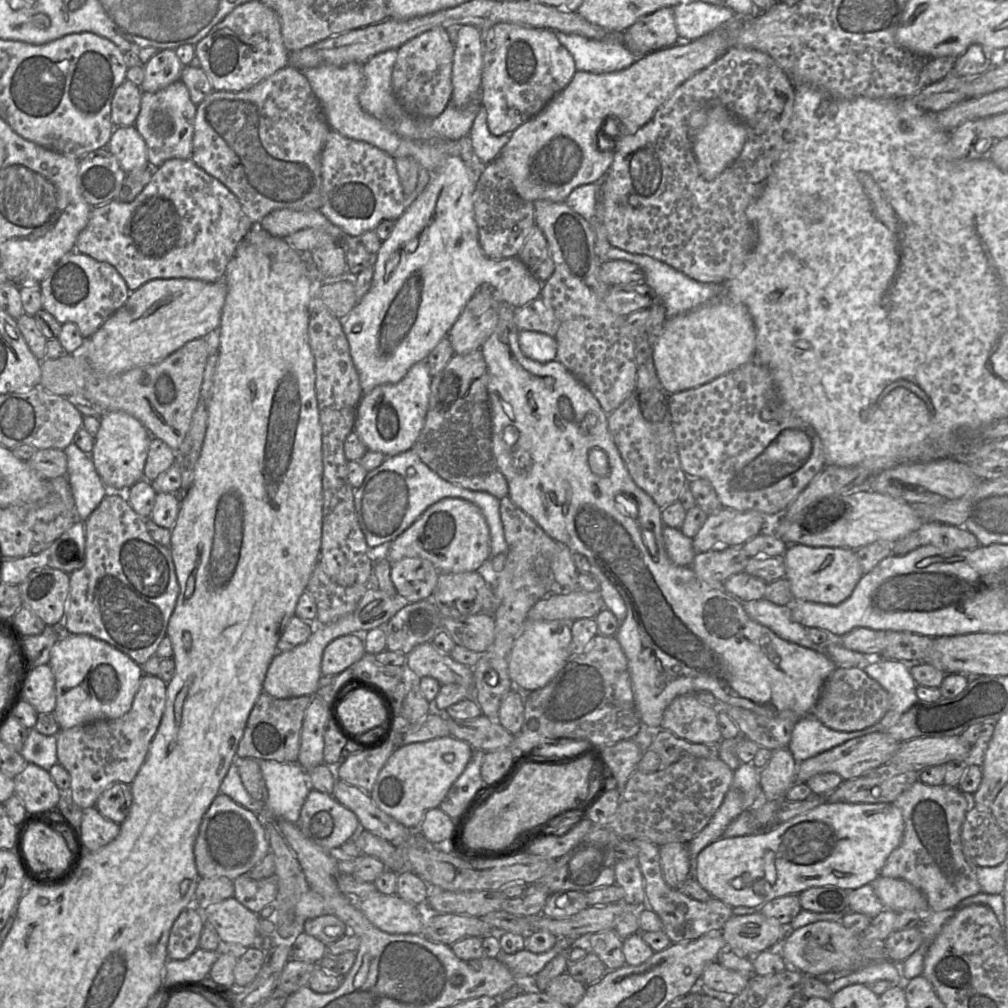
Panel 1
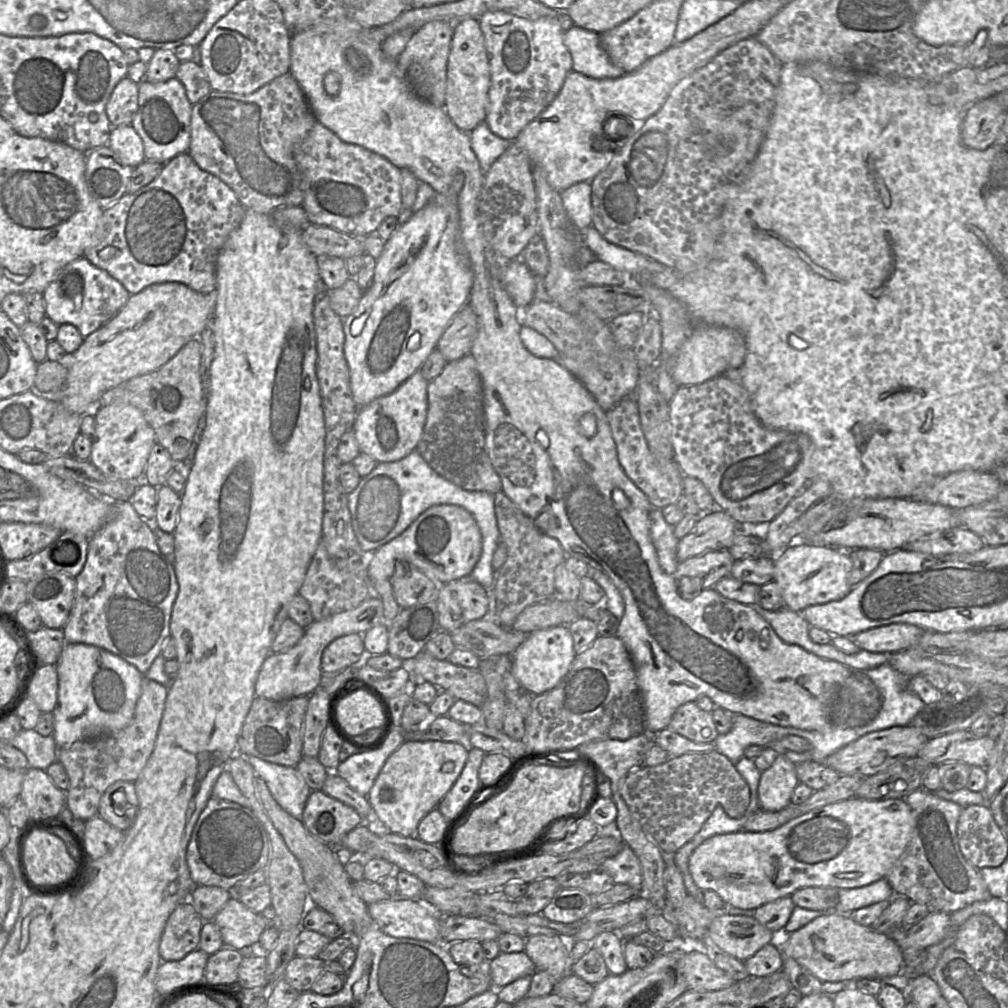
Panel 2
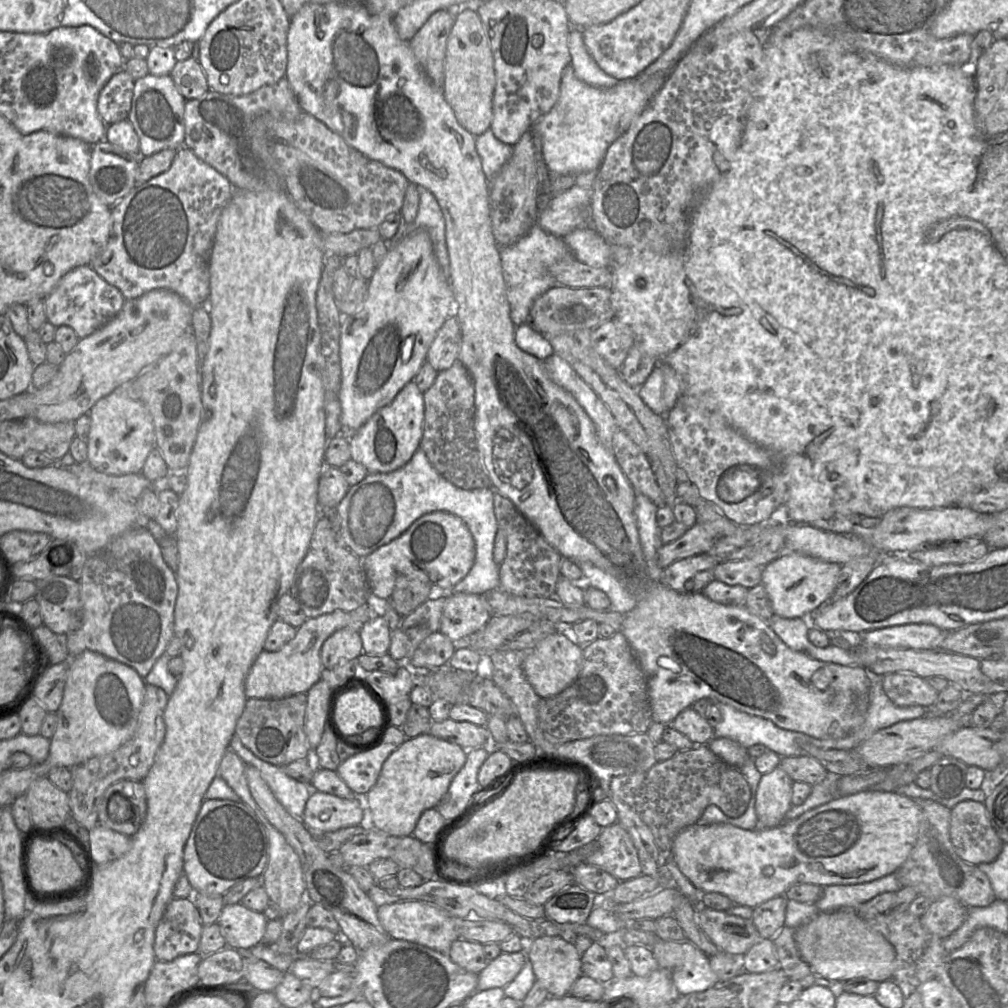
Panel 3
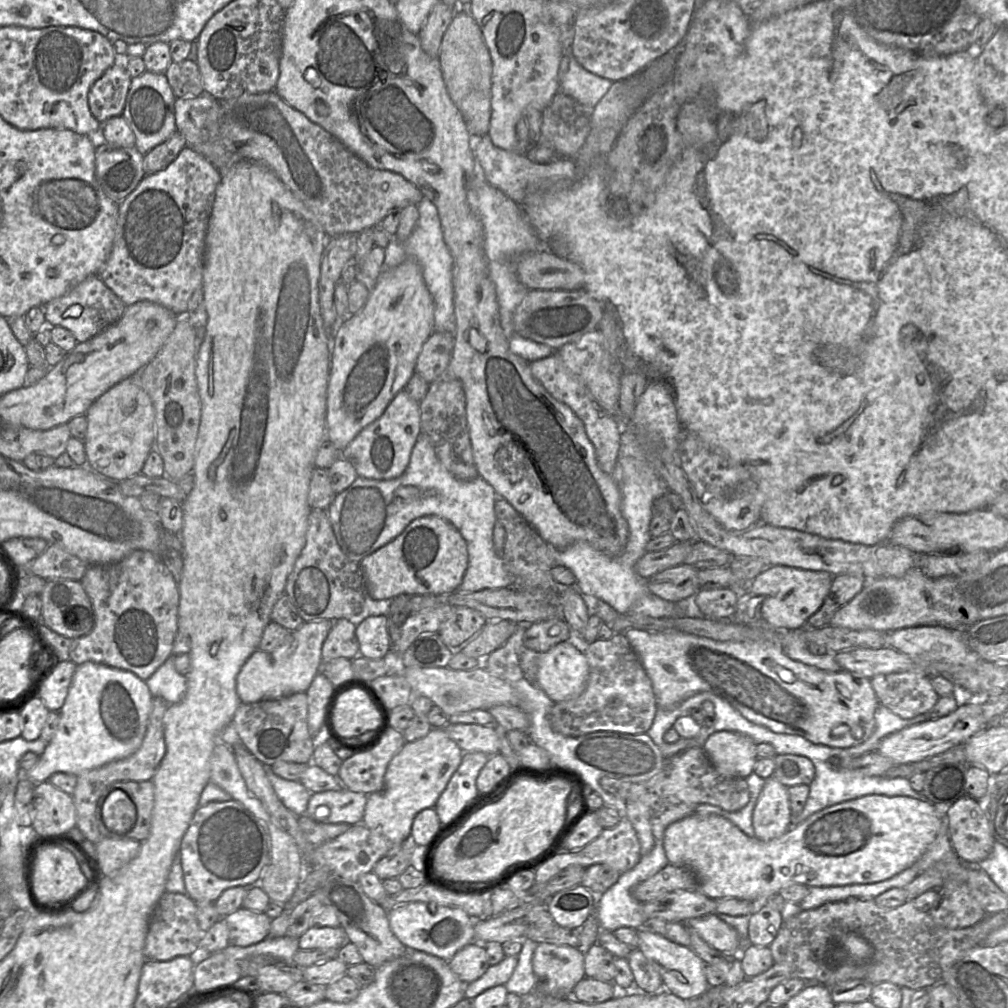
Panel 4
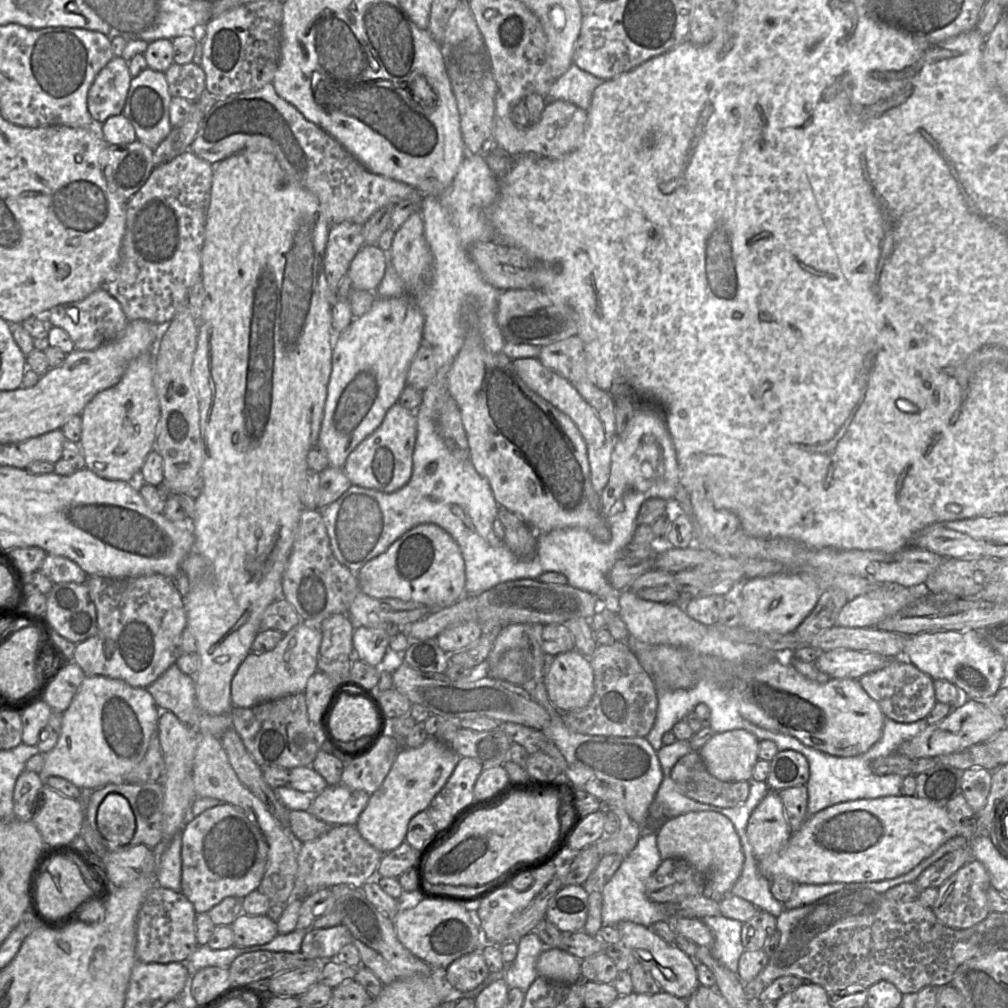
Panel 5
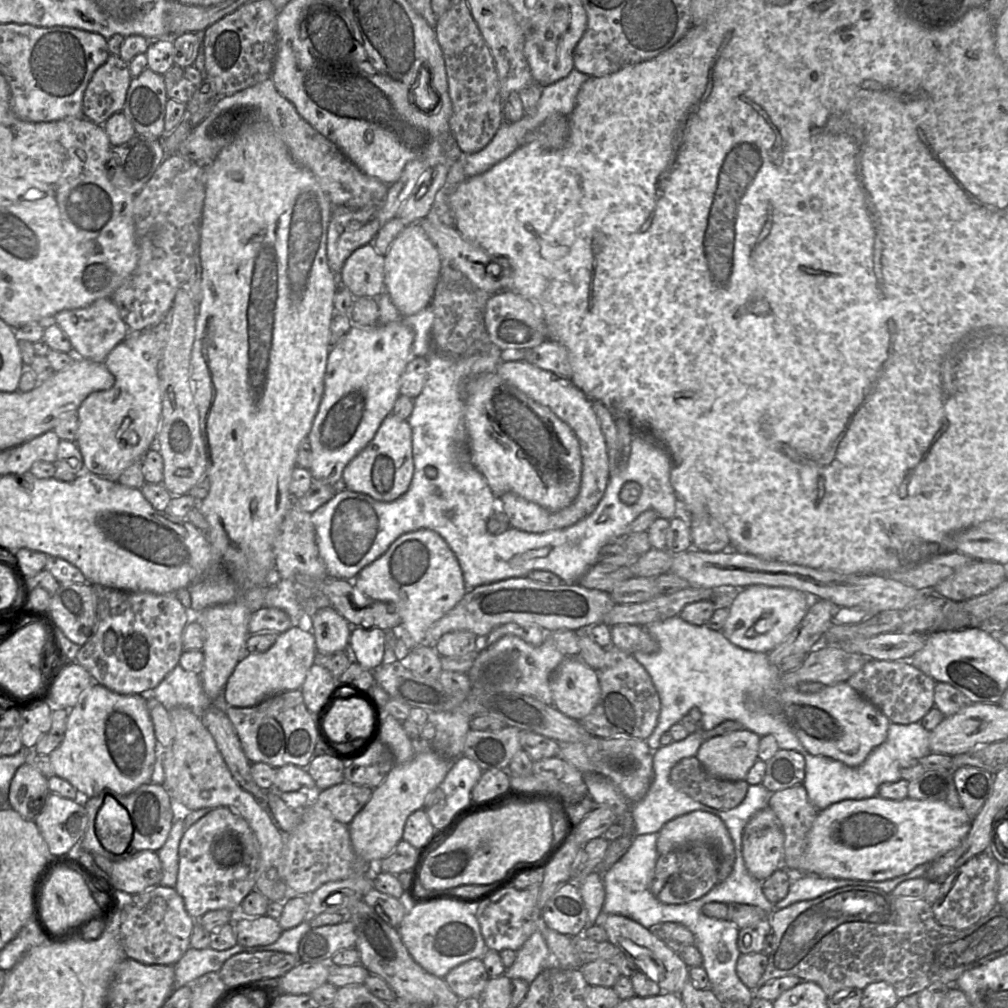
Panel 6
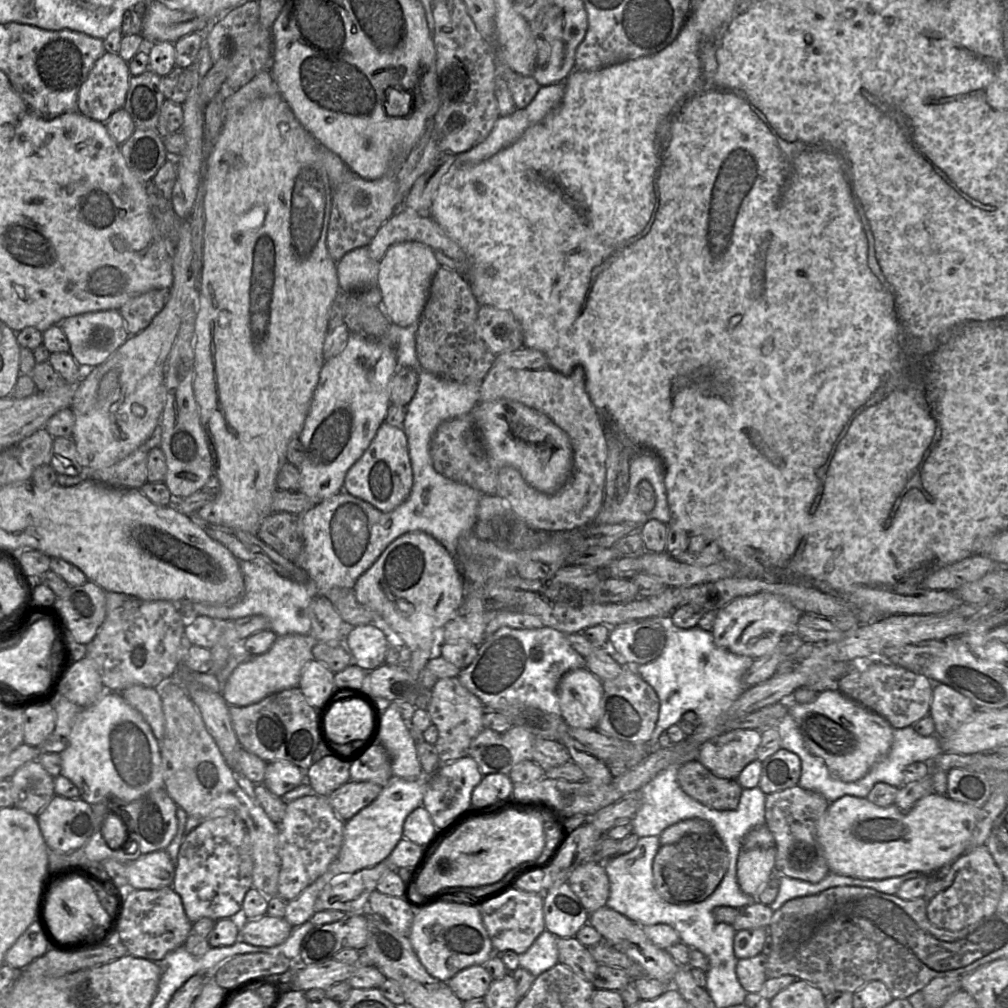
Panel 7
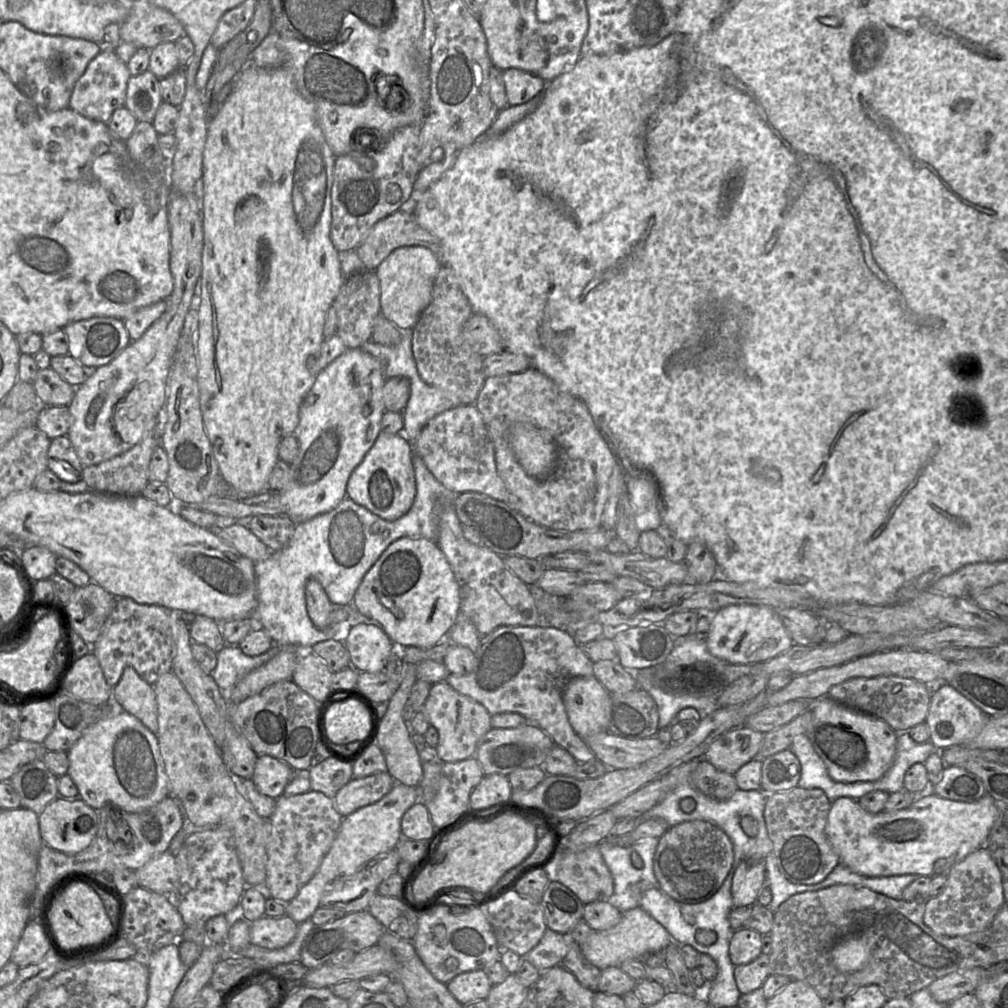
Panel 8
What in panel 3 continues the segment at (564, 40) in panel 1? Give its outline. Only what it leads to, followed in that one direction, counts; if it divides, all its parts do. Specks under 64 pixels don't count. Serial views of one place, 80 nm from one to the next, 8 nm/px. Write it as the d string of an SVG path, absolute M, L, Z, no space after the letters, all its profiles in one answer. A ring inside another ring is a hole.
M572 28L568 37L568 49L574 74L580 81L602 89L611 88L620 83L597 65L584 44L580 28Z

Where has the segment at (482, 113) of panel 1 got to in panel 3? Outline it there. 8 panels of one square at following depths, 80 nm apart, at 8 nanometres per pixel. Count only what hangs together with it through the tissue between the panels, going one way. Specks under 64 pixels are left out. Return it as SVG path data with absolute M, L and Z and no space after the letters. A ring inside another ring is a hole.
M491 128L476 137L476 150L490 184L513 154L513 146L499 141Z

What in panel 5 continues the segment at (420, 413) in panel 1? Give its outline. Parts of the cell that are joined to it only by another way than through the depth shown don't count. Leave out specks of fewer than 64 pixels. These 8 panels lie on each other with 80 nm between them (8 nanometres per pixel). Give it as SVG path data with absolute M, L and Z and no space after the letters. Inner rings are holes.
M398 401L390 407L381 425L349 454L343 466L352 485L384 493L392 493L405 486L413 471L413 453L417 438L417 417L415 411L402 406Z

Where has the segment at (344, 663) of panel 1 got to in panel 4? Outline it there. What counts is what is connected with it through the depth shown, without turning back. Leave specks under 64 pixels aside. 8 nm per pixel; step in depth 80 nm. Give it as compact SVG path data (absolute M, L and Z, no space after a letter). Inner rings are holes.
M345 618L332 621L333 625L322 646L322 660L353 660L359 655L356 624Z

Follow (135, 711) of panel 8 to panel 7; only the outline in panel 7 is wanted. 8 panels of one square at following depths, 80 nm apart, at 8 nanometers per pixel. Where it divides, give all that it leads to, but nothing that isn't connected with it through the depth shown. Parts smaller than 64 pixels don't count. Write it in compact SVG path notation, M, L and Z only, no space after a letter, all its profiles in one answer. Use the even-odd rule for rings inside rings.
M132 685L123 690L121 695L142 715L151 727L154 737L161 743L165 733L165 720L159 688Z

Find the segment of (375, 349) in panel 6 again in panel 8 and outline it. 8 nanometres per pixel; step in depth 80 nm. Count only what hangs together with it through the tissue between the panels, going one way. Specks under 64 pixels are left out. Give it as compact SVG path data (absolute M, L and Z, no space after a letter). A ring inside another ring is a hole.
M362 347L346 349L317 374L300 405L299 423L293 433L299 452L289 464L287 483L278 491L284 515L295 524L331 511L347 496L352 472L381 432L386 380L381 359Z

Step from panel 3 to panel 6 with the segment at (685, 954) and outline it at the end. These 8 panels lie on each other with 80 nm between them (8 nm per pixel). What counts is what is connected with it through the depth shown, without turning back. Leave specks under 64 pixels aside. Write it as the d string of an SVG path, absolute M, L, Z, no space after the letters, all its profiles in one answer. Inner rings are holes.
M618 914L603 915L601 925L606 930L608 942L619 948L651 980L656 982L662 992L680 994L689 979L689 967L678 953L671 950L657 935L655 930L647 929L636 921Z

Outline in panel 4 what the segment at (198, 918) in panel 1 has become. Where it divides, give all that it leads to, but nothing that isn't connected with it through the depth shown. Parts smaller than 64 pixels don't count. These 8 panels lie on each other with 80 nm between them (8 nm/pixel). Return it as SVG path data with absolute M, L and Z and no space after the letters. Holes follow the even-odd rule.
M165 892L160 898L150 918L145 940L144 954L146 960L170 961L179 956L190 956L200 948L203 936L197 920L197 904L187 894Z

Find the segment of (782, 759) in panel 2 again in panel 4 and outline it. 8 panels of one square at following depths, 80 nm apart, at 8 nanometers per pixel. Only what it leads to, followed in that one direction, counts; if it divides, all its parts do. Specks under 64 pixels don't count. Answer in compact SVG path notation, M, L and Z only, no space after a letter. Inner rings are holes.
M771 776L765 785L753 810L752 825L754 837L770 841L785 834L792 826L788 787Z

